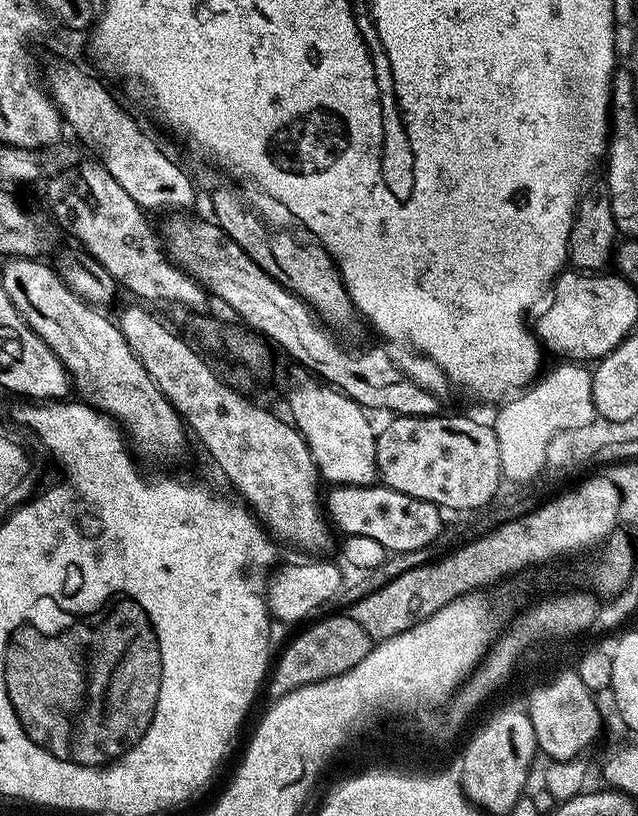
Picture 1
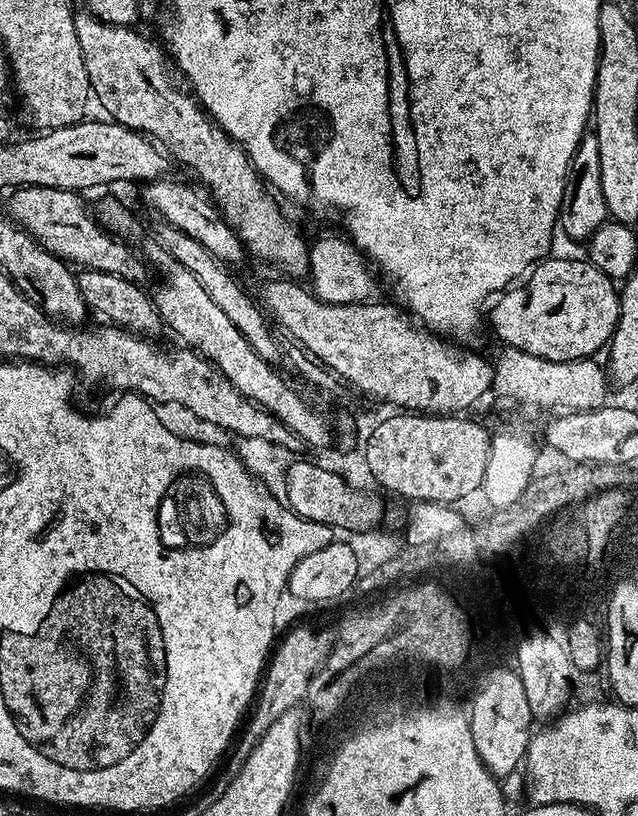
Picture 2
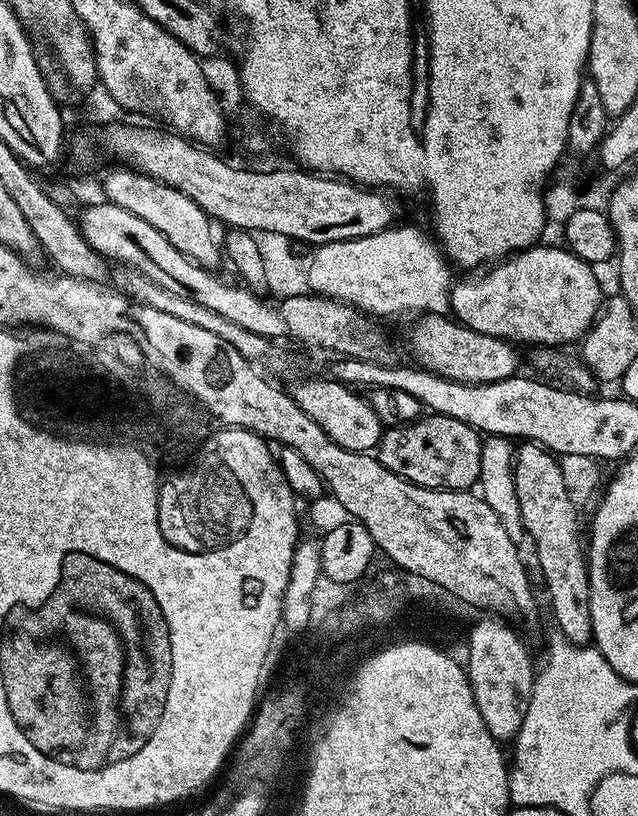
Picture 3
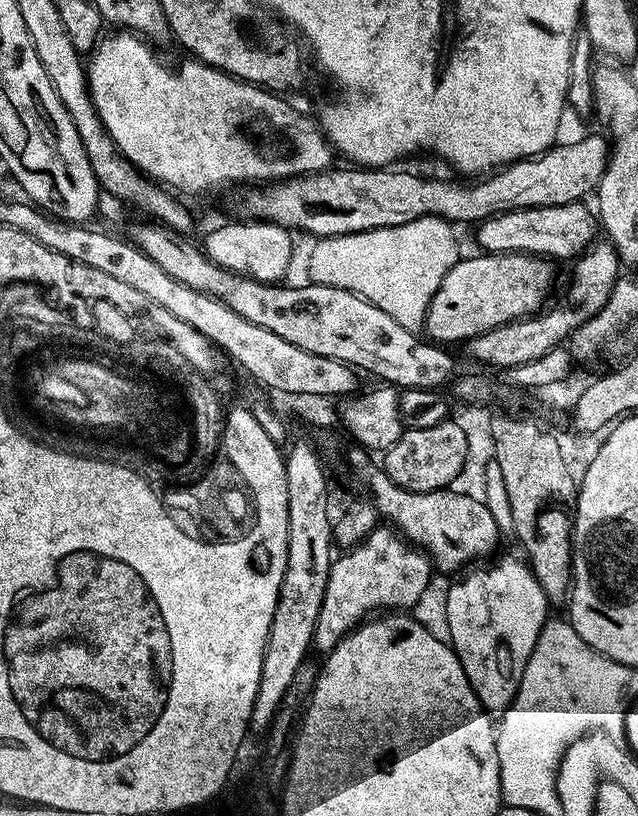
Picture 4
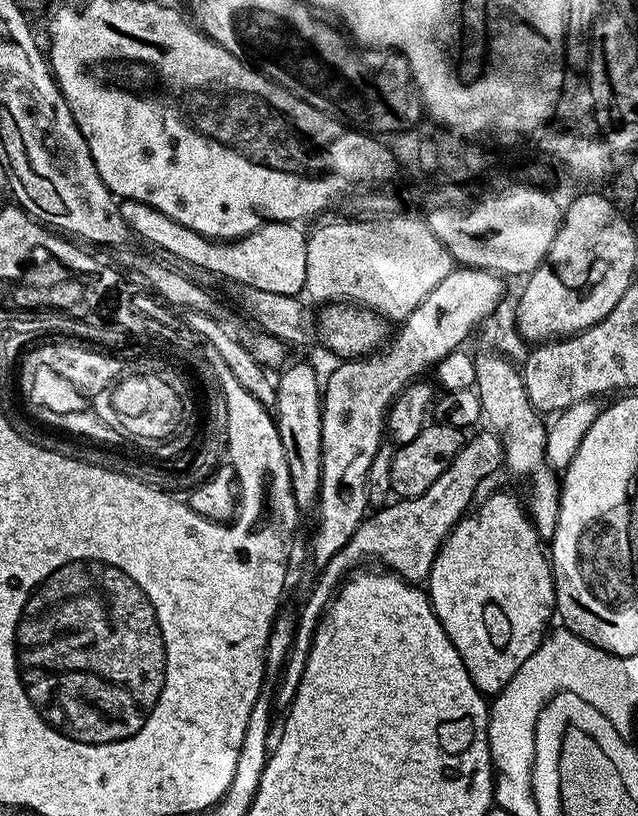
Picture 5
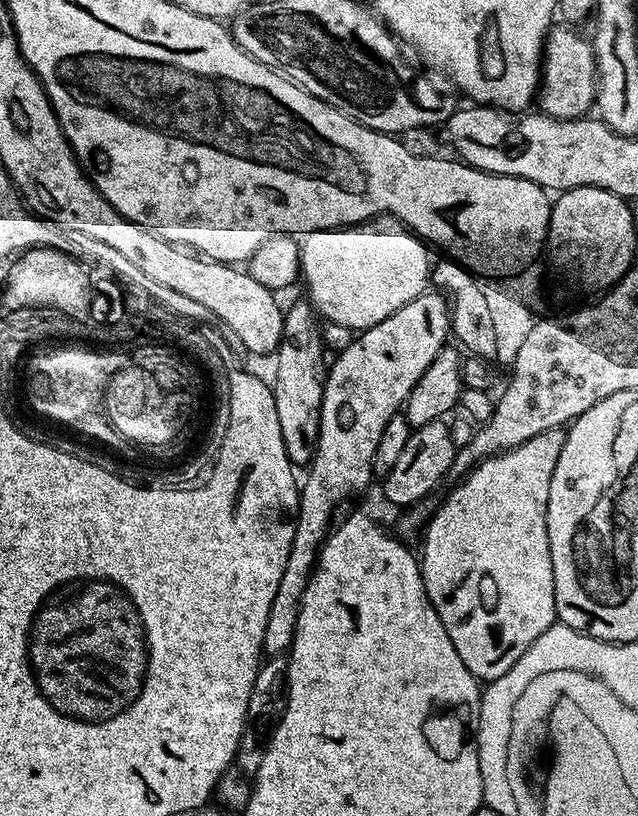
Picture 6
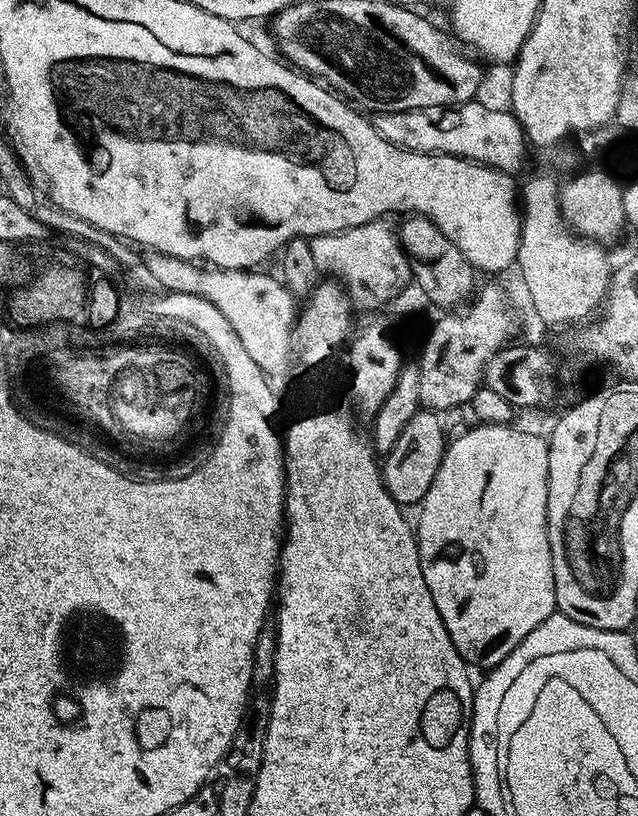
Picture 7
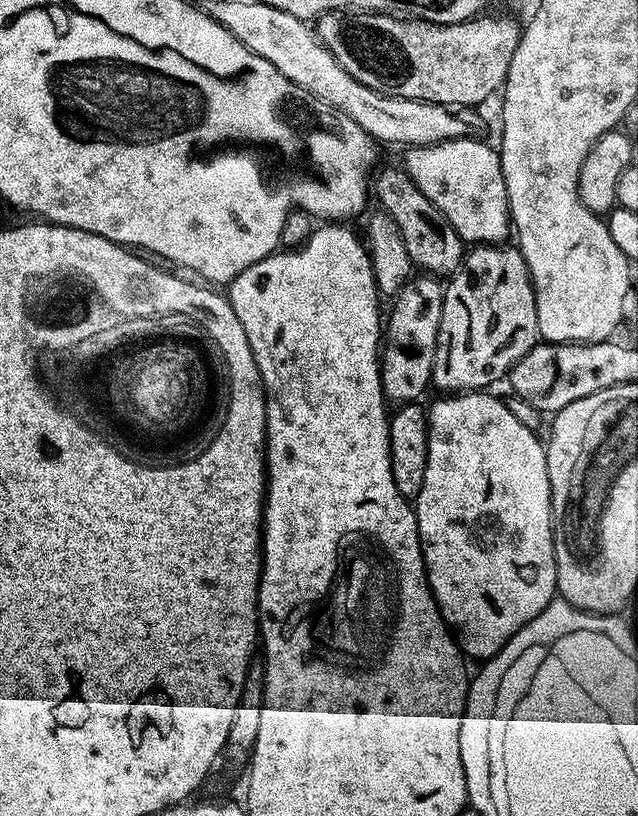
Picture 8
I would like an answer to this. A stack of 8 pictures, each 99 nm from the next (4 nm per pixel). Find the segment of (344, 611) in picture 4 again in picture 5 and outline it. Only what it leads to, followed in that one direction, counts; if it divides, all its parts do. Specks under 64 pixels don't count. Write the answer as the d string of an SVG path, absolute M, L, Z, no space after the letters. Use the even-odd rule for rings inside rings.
M481 430L477 436L468 436L463 446L454 454L450 466L442 470L442 474L422 494L409 500L403 498L393 499L383 506L377 507L371 514L365 515L364 521L354 530L350 542L334 554L328 563L319 569L320 577L304 604L304 609L294 620L292 641L288 656L284 660L284 667L278 673L280 681L274 691L274 708L277 713L287 713L296 697L296 687L300 684L302 670L306 670L306 658L312 649L314 634L320 624L320 618L336 595L338 585L347 577L348 573L359 569L360 564L369 556L377 560L377 565L383 566L393 576L401 576L409 582L427 581L430 570L434 566L434 558L443 546L445 538L452 527L473 507L476 490L480 480L487 475L497 475L504 462L504 448L500 439L492 432Z

